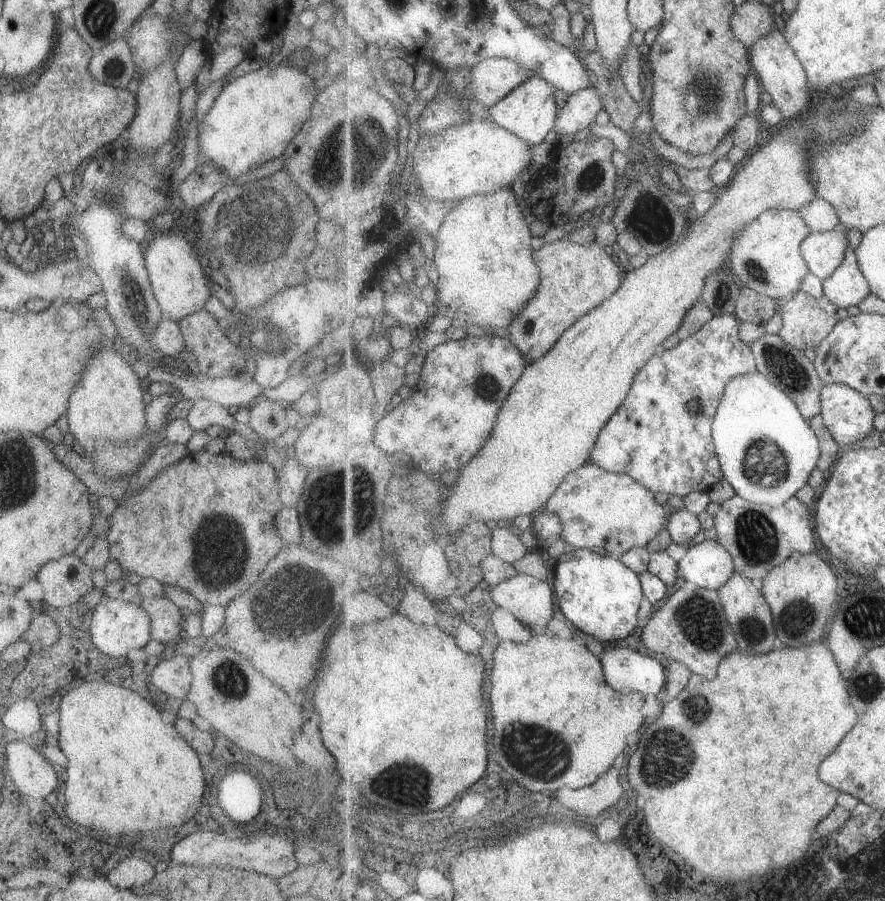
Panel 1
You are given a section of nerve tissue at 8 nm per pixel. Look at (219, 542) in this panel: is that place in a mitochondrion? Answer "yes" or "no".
yes

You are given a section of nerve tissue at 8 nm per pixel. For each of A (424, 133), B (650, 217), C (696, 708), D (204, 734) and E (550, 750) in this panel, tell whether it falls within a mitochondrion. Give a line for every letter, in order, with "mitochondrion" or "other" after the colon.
A: other
B: mitochondrion
C: mitochondrion
D: other
E: mitochondrion

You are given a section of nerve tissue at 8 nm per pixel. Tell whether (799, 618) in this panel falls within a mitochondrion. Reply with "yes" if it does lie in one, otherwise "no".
yes

